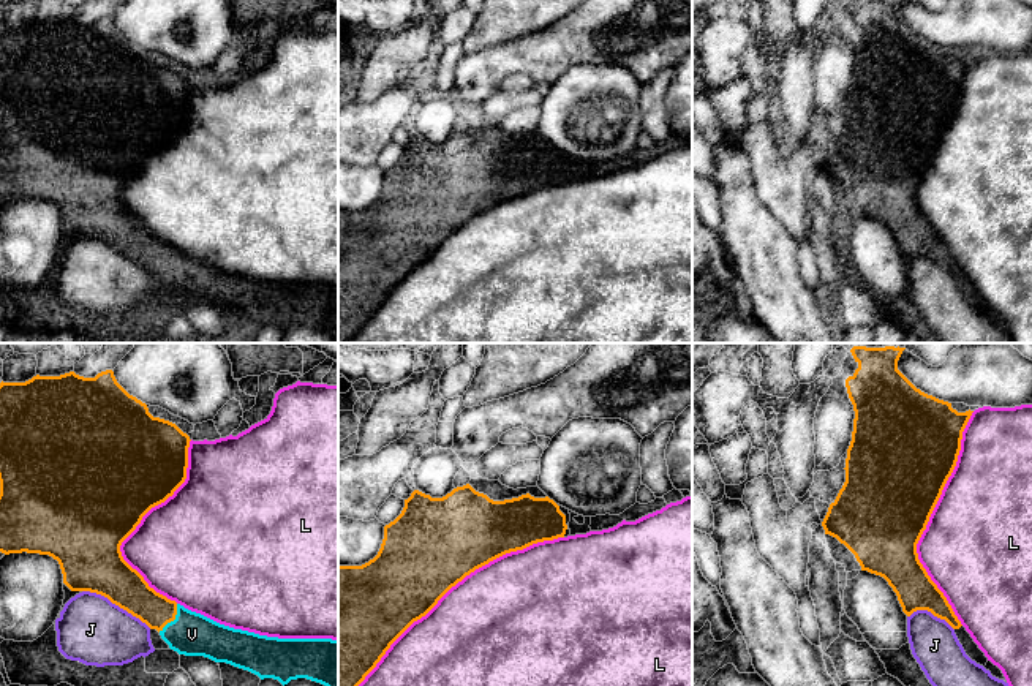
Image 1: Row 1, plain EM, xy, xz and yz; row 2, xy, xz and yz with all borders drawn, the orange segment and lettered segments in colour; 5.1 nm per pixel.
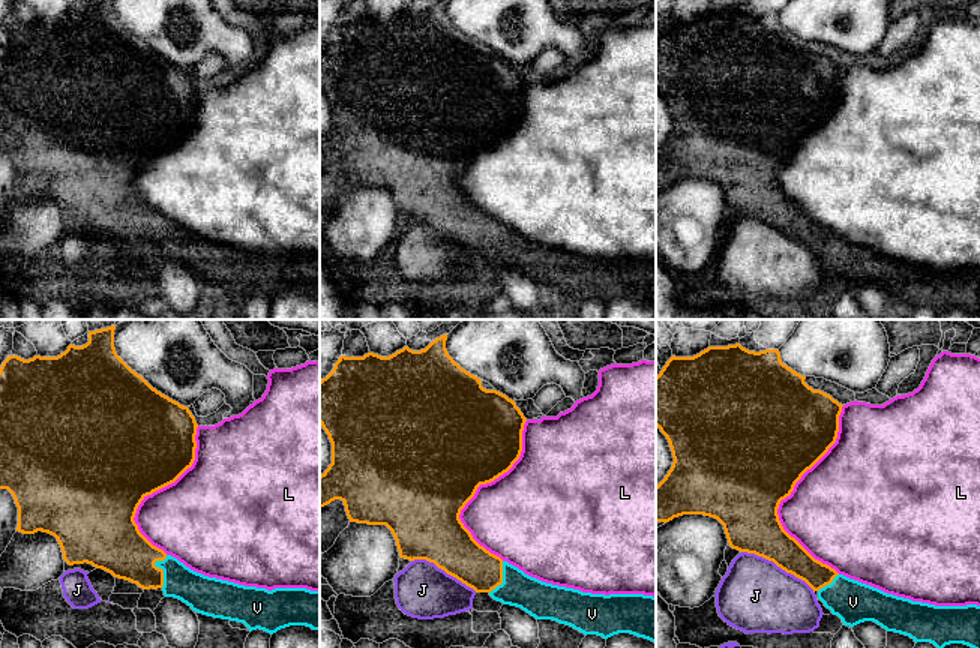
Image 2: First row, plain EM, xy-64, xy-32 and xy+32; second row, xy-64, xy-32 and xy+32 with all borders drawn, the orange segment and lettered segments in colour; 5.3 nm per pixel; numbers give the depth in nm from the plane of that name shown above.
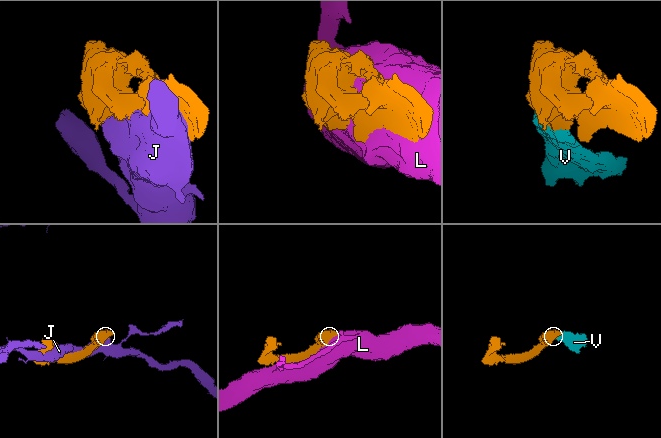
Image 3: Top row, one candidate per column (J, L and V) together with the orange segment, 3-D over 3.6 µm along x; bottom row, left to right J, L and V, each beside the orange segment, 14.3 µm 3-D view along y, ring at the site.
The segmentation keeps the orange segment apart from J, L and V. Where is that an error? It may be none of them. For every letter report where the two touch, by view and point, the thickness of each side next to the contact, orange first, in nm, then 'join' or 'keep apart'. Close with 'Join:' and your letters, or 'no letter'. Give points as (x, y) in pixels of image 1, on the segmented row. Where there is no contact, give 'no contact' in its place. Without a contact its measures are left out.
J: meets orange in xy at (117, 604); 300 nm thick on the orange side, 340 nm on the other; keep apart
L: meets orange in xz at (457, 582); 460 nm thick on the orange side, 500 nm on the other; keep apart
V: meets orange in xy at (173, 620); 190 nm thick on the orange side, 220 nm on the other; join
Join: V

